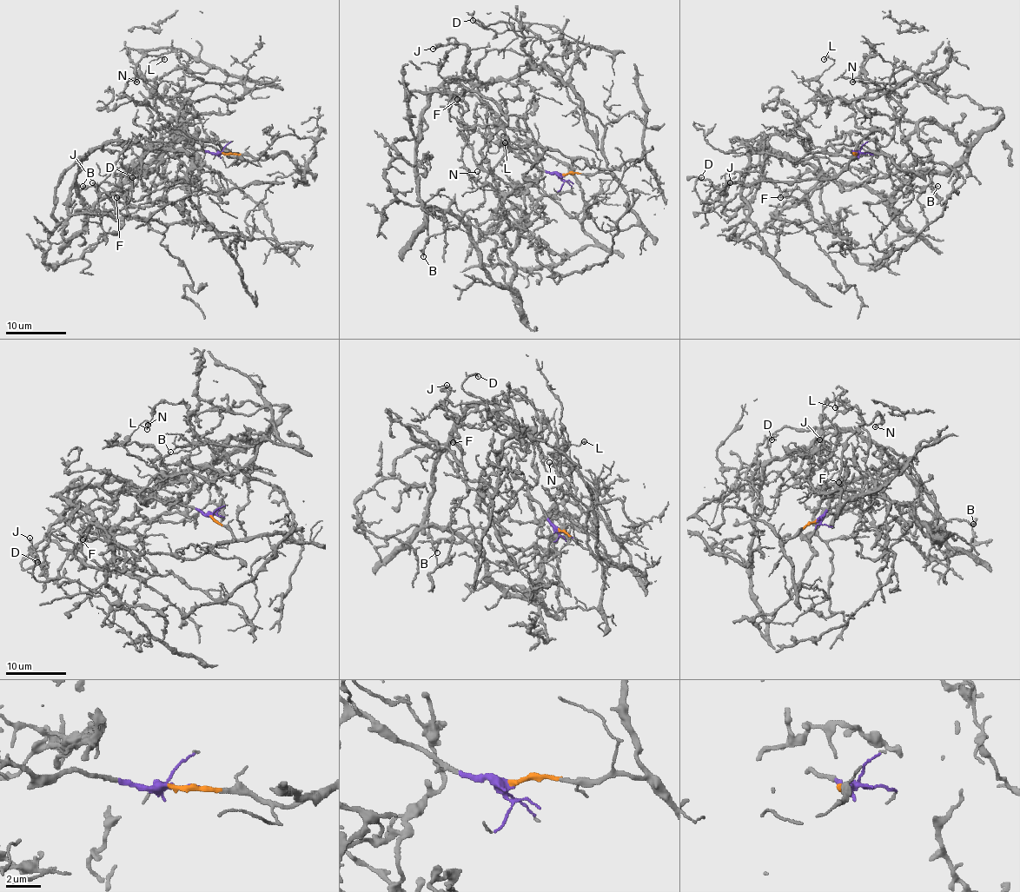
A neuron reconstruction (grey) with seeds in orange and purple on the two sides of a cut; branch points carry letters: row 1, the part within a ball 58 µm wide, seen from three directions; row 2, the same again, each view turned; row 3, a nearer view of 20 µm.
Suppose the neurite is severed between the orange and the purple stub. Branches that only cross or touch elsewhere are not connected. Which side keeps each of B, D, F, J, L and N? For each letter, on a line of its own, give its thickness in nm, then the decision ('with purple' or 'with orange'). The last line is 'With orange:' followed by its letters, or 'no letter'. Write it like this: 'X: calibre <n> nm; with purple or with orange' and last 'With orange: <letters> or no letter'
B: calibre 200 nm; with purple
D: calibre 140 nm; with orange
F: calibre 240 nm; with orange
J: calibre 180 nm; with orange
L: calibre 140 nm; with orange
N: calibre 130 nm; with orange
With orange: D, F, J, L, N

